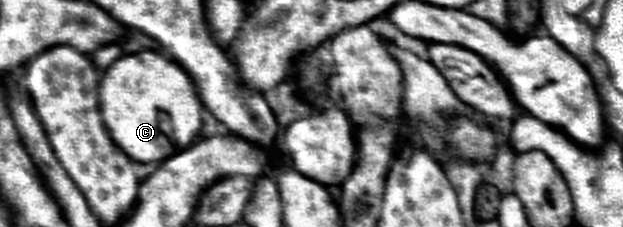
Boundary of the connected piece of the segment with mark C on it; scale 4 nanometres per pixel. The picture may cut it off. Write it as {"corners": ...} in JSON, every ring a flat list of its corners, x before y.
{"corners":[[160,56,124,57,121,61,114,62,112,70,105,77,103,74,102,84,98,89,104,128,112,136,116,148,124,154,125,158,133,162,141,161,142,164,148,165,147,167,167,161,173,153,177,152,178,147,193,144,201,136,200,128,204,125,204,117,206,121,206,113,192,78,167,56]]}

